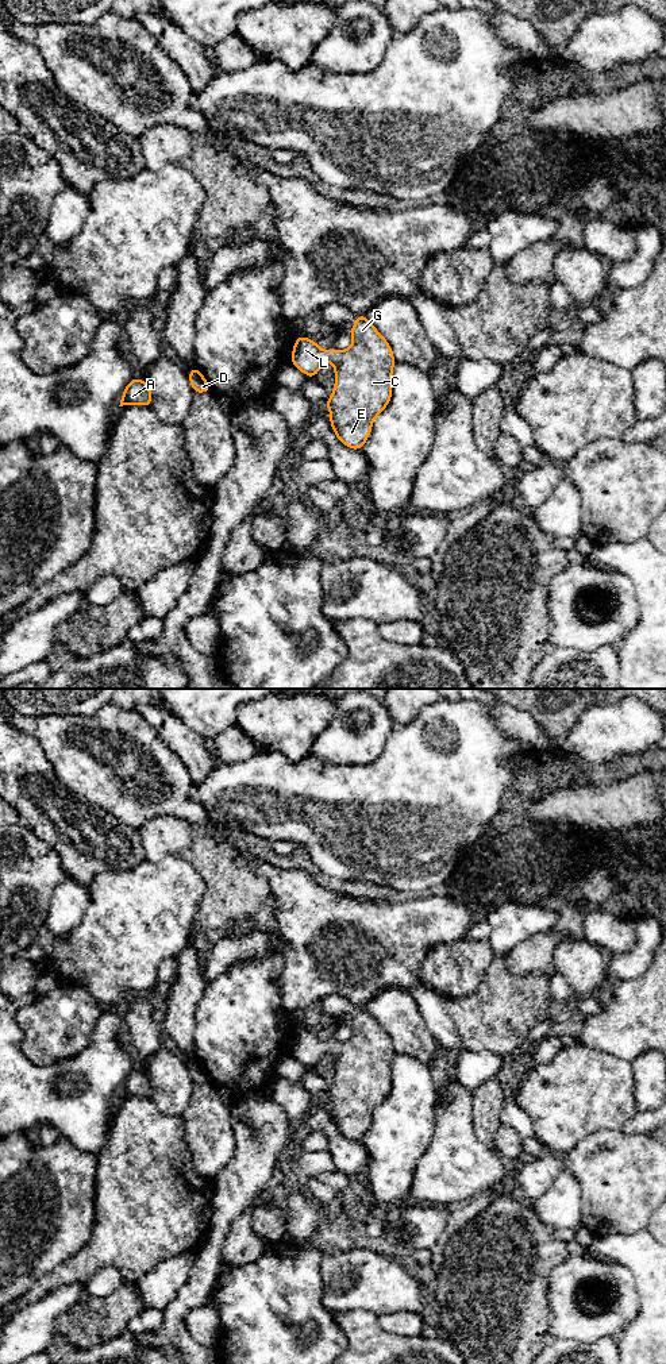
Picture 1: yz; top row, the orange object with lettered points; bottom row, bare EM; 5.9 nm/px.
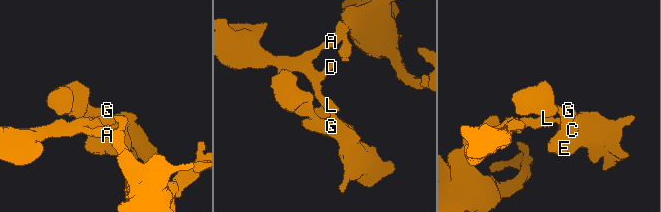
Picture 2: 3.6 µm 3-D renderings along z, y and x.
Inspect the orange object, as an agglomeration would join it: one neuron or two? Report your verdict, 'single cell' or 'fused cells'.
single cell

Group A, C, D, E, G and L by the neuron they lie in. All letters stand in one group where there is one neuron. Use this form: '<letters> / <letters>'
A C D E G L

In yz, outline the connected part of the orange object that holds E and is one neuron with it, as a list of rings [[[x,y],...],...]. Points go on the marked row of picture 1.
[[[357,316],[351,328],[353,344],[344,350],[330,350],[319,347],[316,342],[297,336],[290,361],[304,374],[313,378],[328,359],[335,367],[335,386],[327,401],[331,413],[331,427],[344,446],[361,450],[367,440],[374,419],[386,408],[392,397],[392,370],[394,358],[392,347],[385,338],[365,317]]]

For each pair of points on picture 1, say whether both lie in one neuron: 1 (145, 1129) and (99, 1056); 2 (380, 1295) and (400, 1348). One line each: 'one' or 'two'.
1: two
2: two

